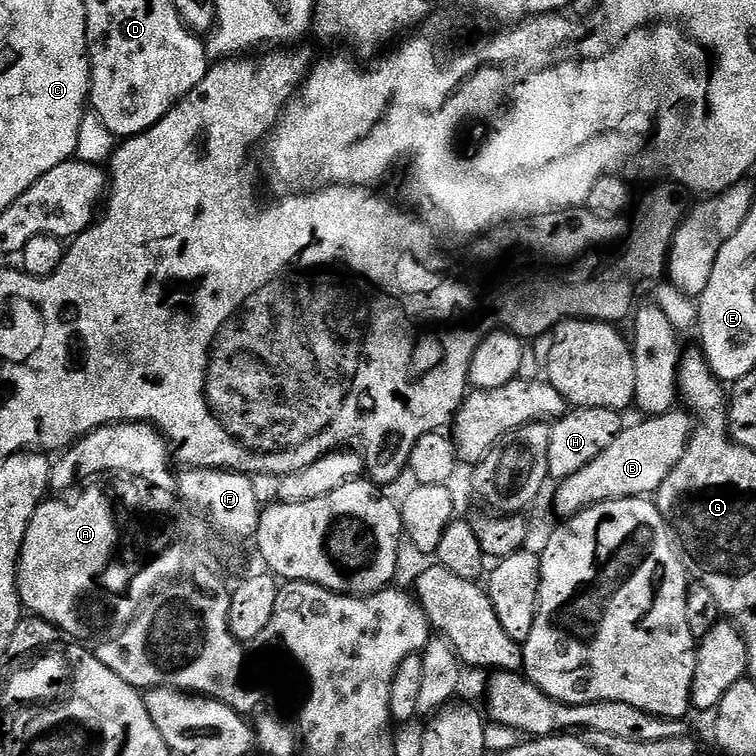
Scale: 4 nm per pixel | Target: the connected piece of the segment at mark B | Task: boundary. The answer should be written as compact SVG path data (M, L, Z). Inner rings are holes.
M673 410L641 421L641 424L636 424L633 428L632 425L625 427L618 438L614 438L614 442L610 442L610 446L598 454L598 458L555 485L557 517L574 516L583 508L607 500L621 500L627 496L648 498L659 490L666 474L670 474L670 470L674 470L682 458L692 436L694 420L687 411Z

